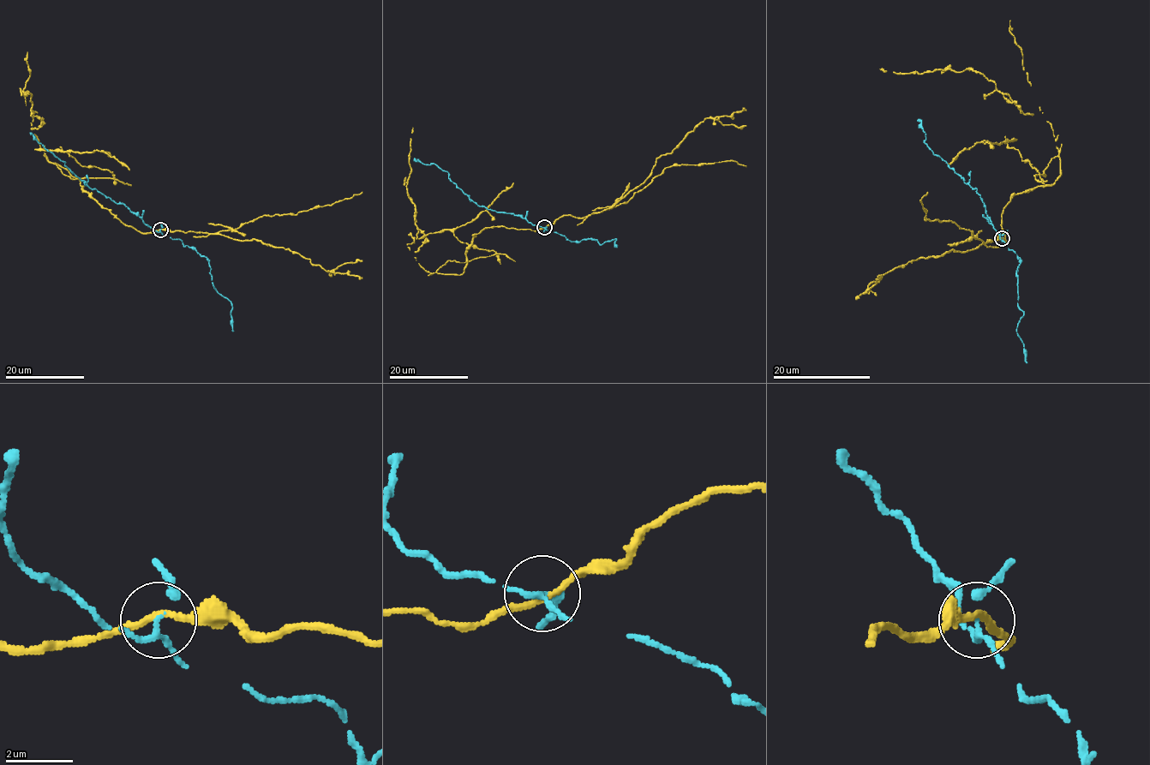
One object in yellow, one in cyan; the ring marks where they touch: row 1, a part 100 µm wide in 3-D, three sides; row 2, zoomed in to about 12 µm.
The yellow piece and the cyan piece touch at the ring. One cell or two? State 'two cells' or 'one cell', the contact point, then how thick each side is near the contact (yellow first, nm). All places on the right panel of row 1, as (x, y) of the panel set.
two cells | (1002, 238) | 180/160 nm

